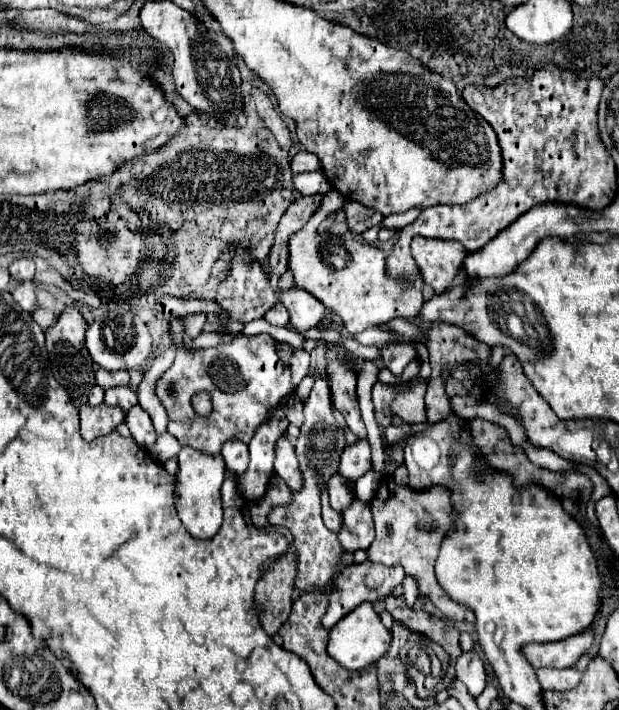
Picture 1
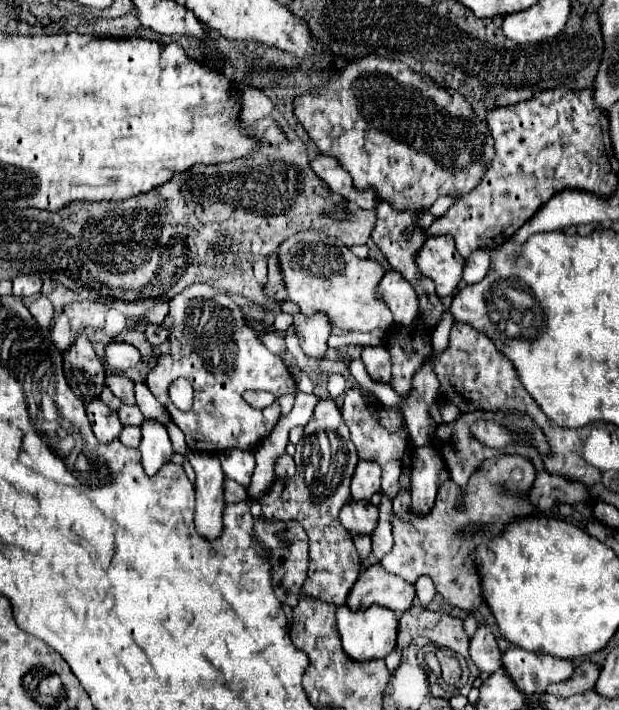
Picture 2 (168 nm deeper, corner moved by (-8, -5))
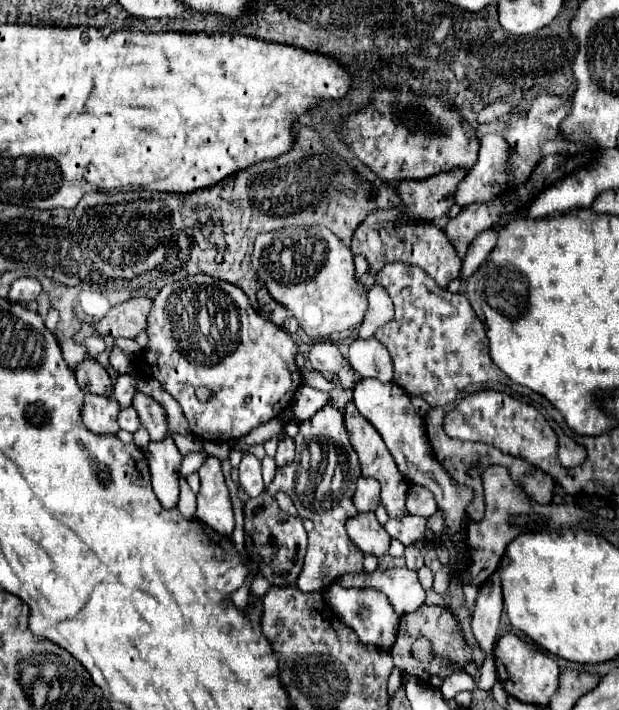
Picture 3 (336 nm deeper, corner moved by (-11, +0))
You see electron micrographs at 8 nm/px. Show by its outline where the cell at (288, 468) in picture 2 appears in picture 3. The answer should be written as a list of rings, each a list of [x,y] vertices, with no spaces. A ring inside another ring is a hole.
[[[286,437],[286,439],[282,439],[282,441],[278,443],[276,463],[278,463],[278,467],[284,467],[284,465],[288,465],[292,459],[294,459],[294,441],[292,441],[290,437]]]

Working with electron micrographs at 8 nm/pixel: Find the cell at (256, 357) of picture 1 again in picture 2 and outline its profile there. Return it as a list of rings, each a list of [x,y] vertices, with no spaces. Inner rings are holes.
[[[193,284],[169,300],[169,314],[165,316],[163,326],[169,330],[167,338],[171,342],[171,350],[169,350],[169,354],[159,356],[159,362],[157,362],[155,370],[147,376],[145,384],[149,386],[153,396],[167,408],[171,420],[183,430],[183,434],[187,438],[187,446],[191,450],[199,450],[199,452],[221,452],[227,448],[249,450],[255,444],[259,444],[265,436],[269,436],[267,430],[273,430],[279,420],[277,398],[283,394],[295,394],[297,386],[295,386],[293,376],[289,374],[287,366],[283,364],[281,356],[275,356],[265,348],[265,344],[259,340],[259,332],[245,322],[241,308],[231,300],[231,296],[223,290],[211,288],[209,284]],[[177,378],[185,378],[193,386],[195,396],[193,396],[193,406],[189,412],[171,408],[173,404],[169,398],[169,386]],[[245,390],[267,390],[271,394],[275,394],[275,402],[263,410],[255,410],[243,400]]]

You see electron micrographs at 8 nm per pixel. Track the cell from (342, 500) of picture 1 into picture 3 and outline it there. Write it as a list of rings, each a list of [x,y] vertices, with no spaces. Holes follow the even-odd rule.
[[[358,513],[352,519],[348,519],[346,523],[346,531],[350,535],[350,539],[364,551],[364,553],[372,553],[376,557],[388,553],[388,545],[390,545],[390,535],[386,533],[386,529],[376,521],[374,513]]]

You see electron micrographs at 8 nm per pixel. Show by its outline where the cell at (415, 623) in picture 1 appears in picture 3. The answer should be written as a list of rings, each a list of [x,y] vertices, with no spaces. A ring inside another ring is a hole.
[[[422,605],[418,611],[404,615],[402,621],[400,621],[398,639],[396,639],[396,643],[394,643],[394,649],[390,651],[392,657],[394,657],[394,665],[398,665],[404,673],[410,673],[410,675],[416,675],[416,677],[424,677],[424,675],[426,675],[428,681],[430,681],[430,687],[436,687],[436,689],[438,689],[440,683],[442,683],[440,677],[436,677],[436,675],[430,677],[430,673],[426,673],[426,671],[420,671],[422,675],[418,675],[416,667],[412,667],[412,665],[416,665],[416,661],[414,661],[412,655],[410,655],[410,647],[412,647],[412,643],[414,643],[420,635],[424,635],[424,637],[428,637],[428,639],[432,641],[432,647],[434,647],[434,653],[436,653],[436,659],[434,659],[434,663],[432,663],[434,667],[442,665],[442,667],[446,669],[446,665],[440,663],[440,659],[450,659],[450,661],[458,661],[458,663],[472,663],[472,649],[468,647],[464,629],[462,629],[460,621],[458,621],[446,607],[440,607],[440,605]]]

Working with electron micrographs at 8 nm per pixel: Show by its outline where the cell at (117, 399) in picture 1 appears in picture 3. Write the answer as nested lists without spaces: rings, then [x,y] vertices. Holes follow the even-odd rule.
[[[134,407],[122,409],[120,415],[118,415],[118,425],[120,425],[120,429],[126,429],[126,431],[134,433],[140,427],[140,417],[136,415],[136,409]]]

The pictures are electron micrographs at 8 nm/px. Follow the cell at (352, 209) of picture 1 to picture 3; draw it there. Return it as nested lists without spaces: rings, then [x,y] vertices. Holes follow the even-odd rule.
[[[452,169],[424,181],[400,181],[398,197],[402,201],[402,217],[412,221],[434,221],[448,213],[454,205],[454,189],[466,171]]]

